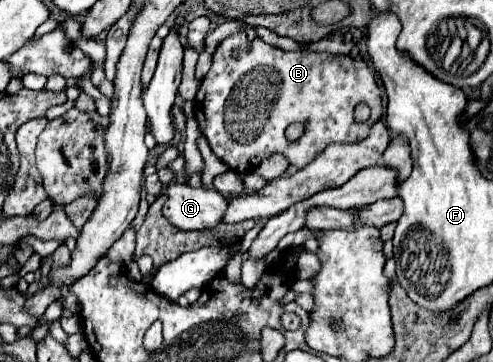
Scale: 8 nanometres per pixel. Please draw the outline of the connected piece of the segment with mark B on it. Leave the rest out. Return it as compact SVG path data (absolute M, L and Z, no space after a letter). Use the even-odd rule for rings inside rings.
M233 33L221 41L213 53L213 65L197 91L193 107L199 129L207 137L213 153L233 171L251 171L263 157L271 157L273 153L285 155L289 163L293 163L297 169L303 169L307 163L311 163L311 159L315 159L315 155L319 155L319 151L323 151L323 147L331 143L355 143L357 137L365 139L369 127L381 119L381 93L373 71L363 59L319 51L283 51L261 41L259 37L255 37L251 45L253 49L247 51L245 33ZM233 51L239 51L239 55L233 57ZM359 103L365 103L371 109L371 117L361 125L355 123L353 117L353 111ZM291 123L305 125L303 137L293 143L285 139L285 129Z

